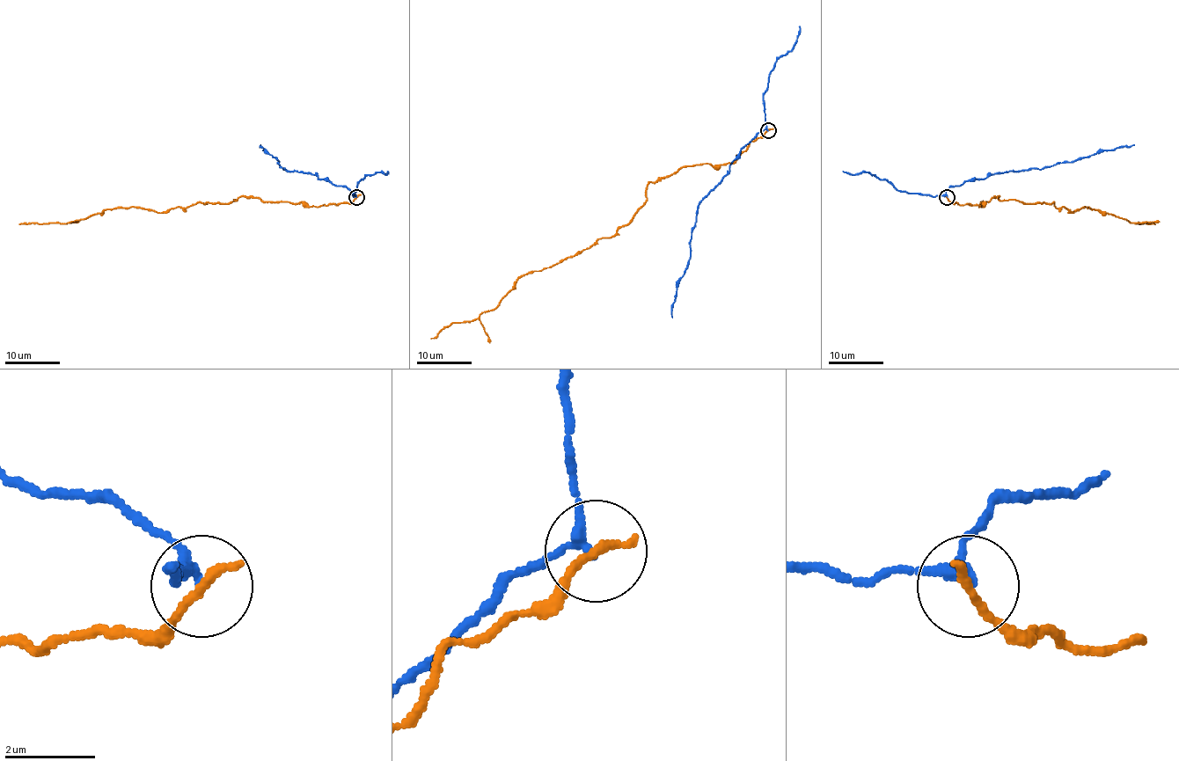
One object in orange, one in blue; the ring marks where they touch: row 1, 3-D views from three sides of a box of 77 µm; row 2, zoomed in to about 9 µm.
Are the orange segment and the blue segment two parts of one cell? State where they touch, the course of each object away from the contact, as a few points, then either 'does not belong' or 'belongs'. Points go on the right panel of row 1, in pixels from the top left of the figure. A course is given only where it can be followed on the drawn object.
at (947, 197); orange runs (946, 196), (958, 205), (980, 206), (998, 198), (1051, 202), (1073, 212), (1084, 206), (1128, 221), (1155, 224); blue runs (948, 196), (948, 190), (965, 181), (995, 173), (1043, 169), (1133, 144); does not belong

